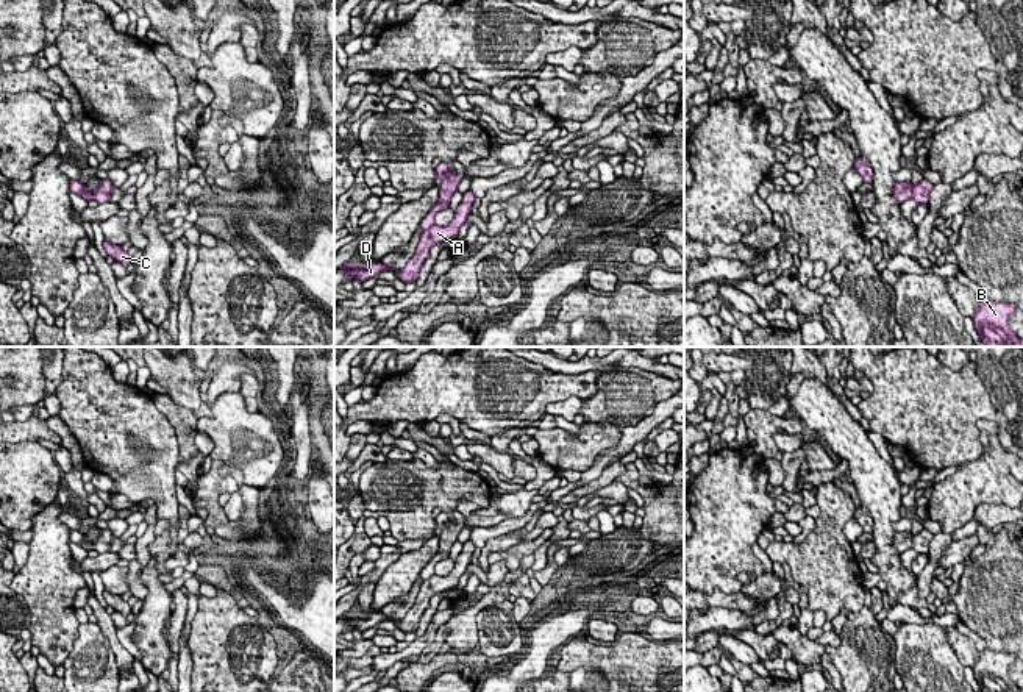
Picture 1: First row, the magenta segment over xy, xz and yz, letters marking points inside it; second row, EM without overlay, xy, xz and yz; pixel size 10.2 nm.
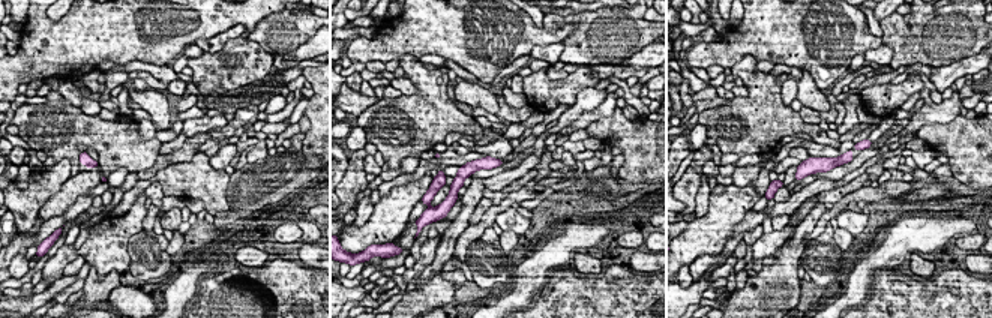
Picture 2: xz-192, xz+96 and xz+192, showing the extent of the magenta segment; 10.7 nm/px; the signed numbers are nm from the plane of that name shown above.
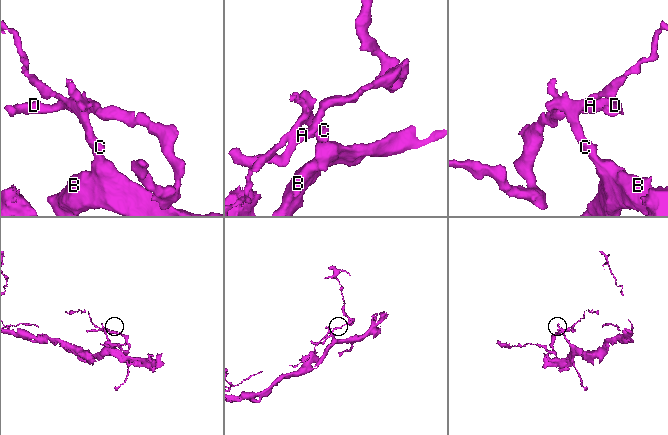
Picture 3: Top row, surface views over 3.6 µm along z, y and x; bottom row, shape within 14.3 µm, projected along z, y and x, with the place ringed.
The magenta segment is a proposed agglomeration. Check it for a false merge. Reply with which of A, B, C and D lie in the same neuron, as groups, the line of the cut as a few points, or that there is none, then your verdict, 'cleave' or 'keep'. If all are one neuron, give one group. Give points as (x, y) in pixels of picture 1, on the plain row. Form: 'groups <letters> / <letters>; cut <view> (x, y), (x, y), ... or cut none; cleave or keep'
groups A D / B C; cut xz (434, 572), (424, 581); cleave

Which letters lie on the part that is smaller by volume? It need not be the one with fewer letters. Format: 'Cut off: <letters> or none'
Cut off: A, D

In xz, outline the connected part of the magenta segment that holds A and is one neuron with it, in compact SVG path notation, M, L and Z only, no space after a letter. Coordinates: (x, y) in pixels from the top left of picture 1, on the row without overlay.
M467 540L461 555L454 561L453 570L447 576L437 576L434 573L431 578L422 583L417 600L414 606L406 612L406 615L400 619L400 625L397 626L398 630L403 633L412 633L419 628L420 617L428 608L431 597L458 586L459 578L464 575L467 565L470 564L470 555L473 550L475 547L472 540Z

